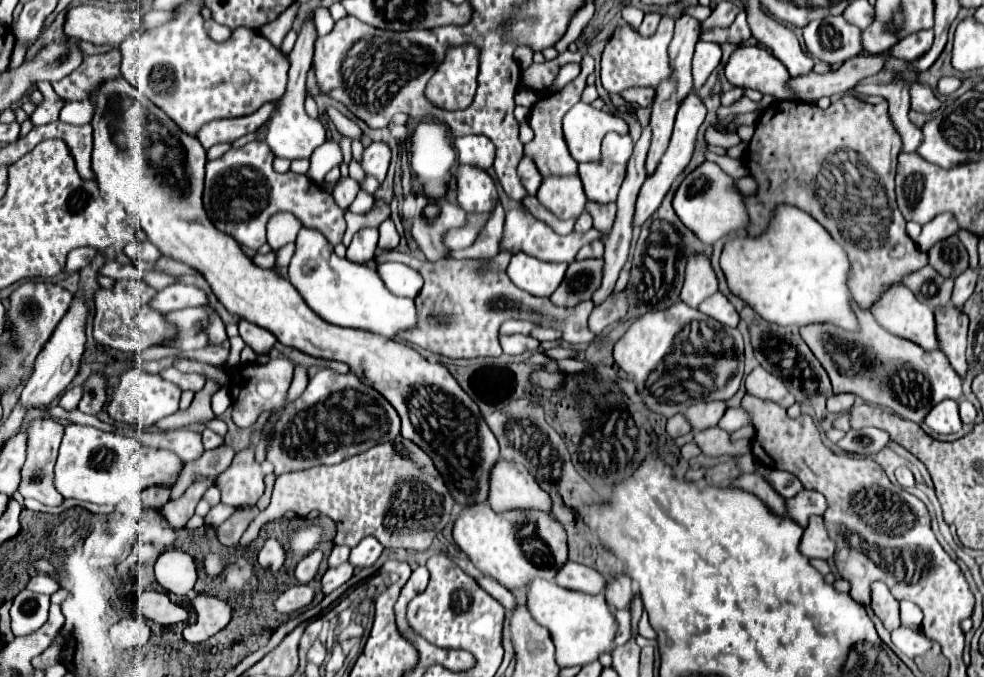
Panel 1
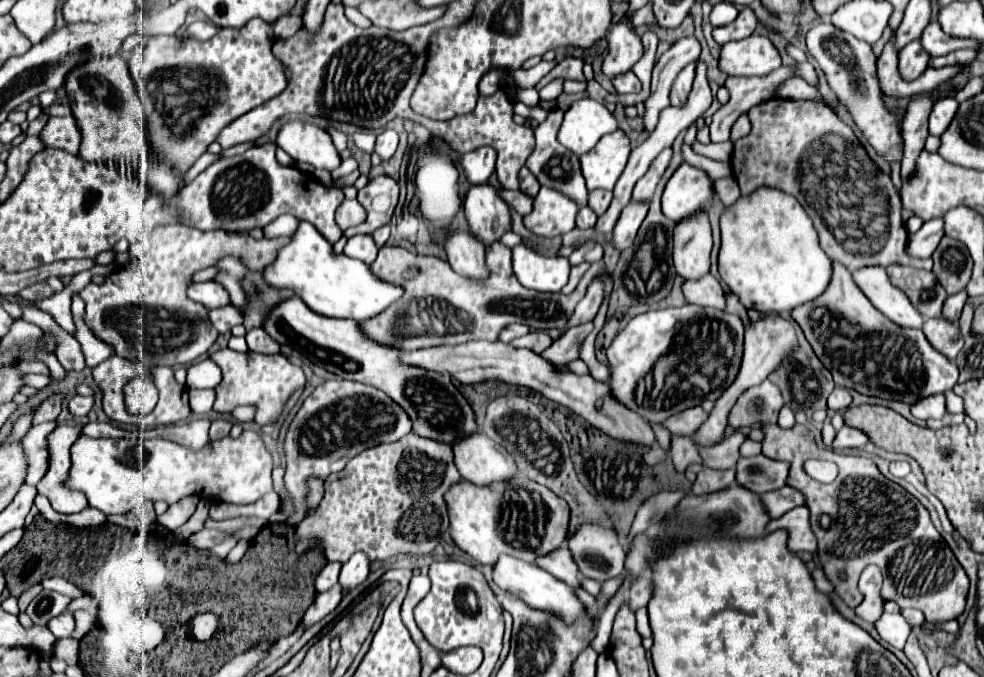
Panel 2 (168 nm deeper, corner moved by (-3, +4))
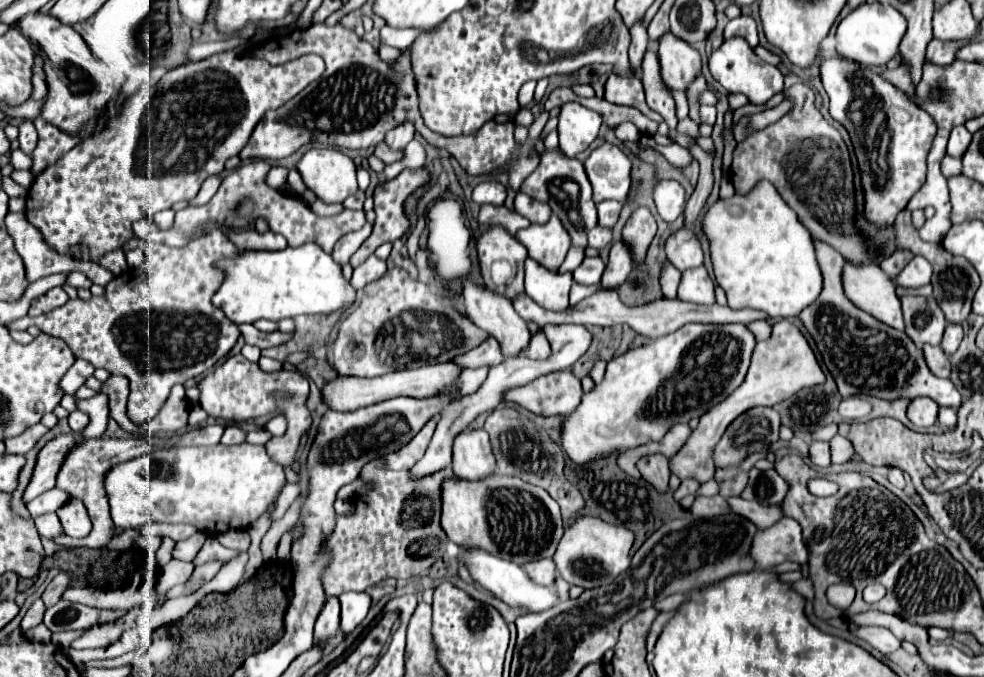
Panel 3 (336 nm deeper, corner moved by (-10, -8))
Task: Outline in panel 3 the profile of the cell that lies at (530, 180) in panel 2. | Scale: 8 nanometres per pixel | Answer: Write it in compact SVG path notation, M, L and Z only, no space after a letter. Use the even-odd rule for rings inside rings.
M524 192L516 194L514 208L516 208L518 214L524 214L532 224L536 224L536 222L548 222L548 218L552 214L552 210L550 210L550 206L546 202L534 200L534 198L530 198Z

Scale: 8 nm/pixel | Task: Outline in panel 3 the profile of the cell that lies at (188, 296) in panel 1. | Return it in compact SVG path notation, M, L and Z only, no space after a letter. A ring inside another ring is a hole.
M306 242L302 246L288 246L278 252L250 252L232 260L218 262L226 270L226 280L220 290L212 296L212 304L218 306L226 318L234 324L254 324L260 318L278 322L284 318L294 318L298 314L332 314L338 310L350 310L358 302L358 290L342 276L342 268L326 254L316 242Z

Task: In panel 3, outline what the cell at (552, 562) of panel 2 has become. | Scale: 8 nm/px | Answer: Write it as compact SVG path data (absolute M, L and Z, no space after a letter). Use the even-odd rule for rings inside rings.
M550 558L540 560L540 562L530 562L528 566L524 566L524 570L528 572L528 576L530 576L534 582L538 582L538 584L542 584L542 586L554 586L554 580L556 580L556 576L558 576L556 564L554 564L554 560L550 560Z

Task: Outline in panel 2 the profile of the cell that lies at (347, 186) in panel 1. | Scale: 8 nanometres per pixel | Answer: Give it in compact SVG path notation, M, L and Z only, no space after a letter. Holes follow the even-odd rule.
M345 200L345 202L337 208L335 220L337 220L337 224L341 226L341 230L345 232L347 228L357 226L357 224L361 224L361 222L365 220L365 208L363 208L357 200Z

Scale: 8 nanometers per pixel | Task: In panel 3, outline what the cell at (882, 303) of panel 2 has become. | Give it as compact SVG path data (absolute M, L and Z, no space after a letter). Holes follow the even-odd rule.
M880 264L844 266L844 292L856 306L872 314L880 322L904 330L904 316L896 296L896 284L880 268Z

